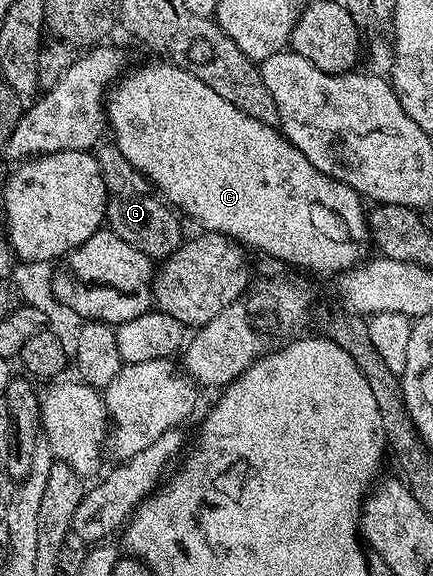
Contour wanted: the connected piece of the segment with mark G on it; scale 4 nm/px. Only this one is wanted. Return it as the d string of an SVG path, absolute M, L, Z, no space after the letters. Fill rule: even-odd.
M114 144L100 145L97 157L107 193L106 225L121 236L125 244L133 244L133 248L145 252L153 260L162 260L177 252L185 241L185 233L179 227L180 215L148 185L147 177L121 156Z

